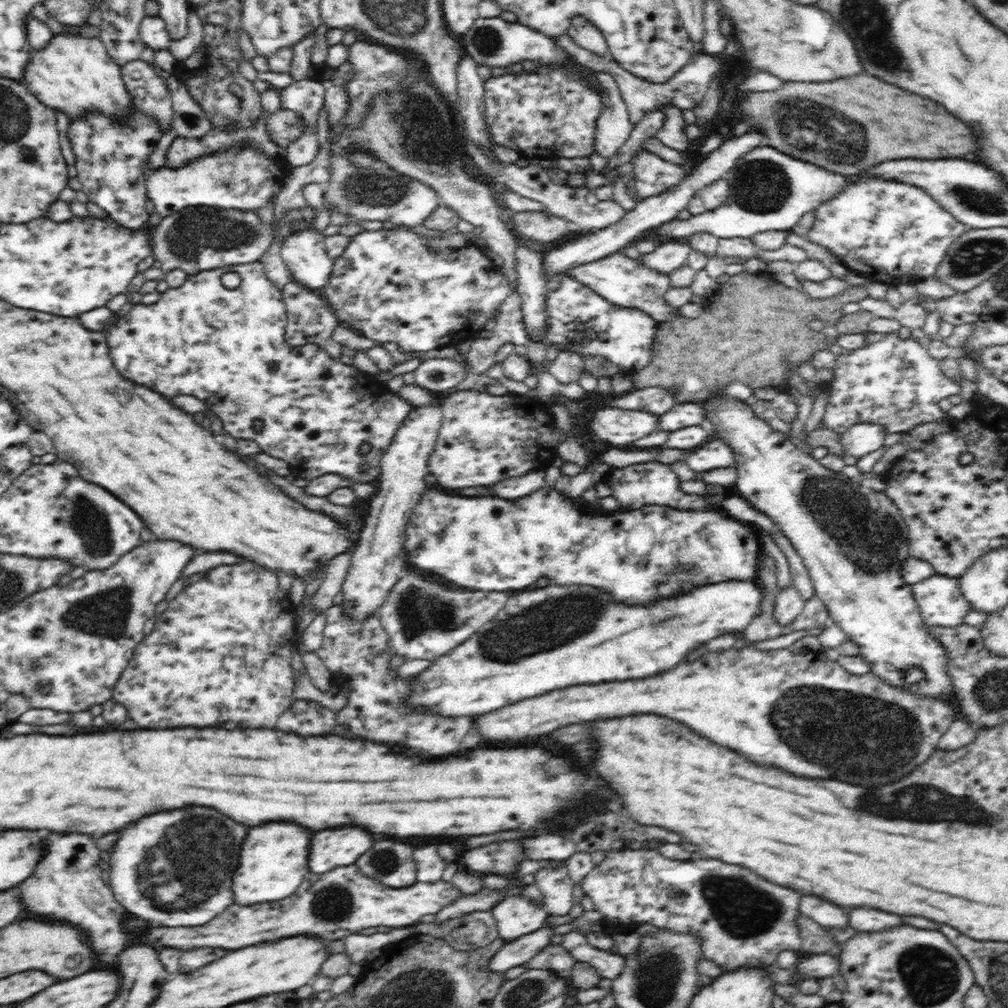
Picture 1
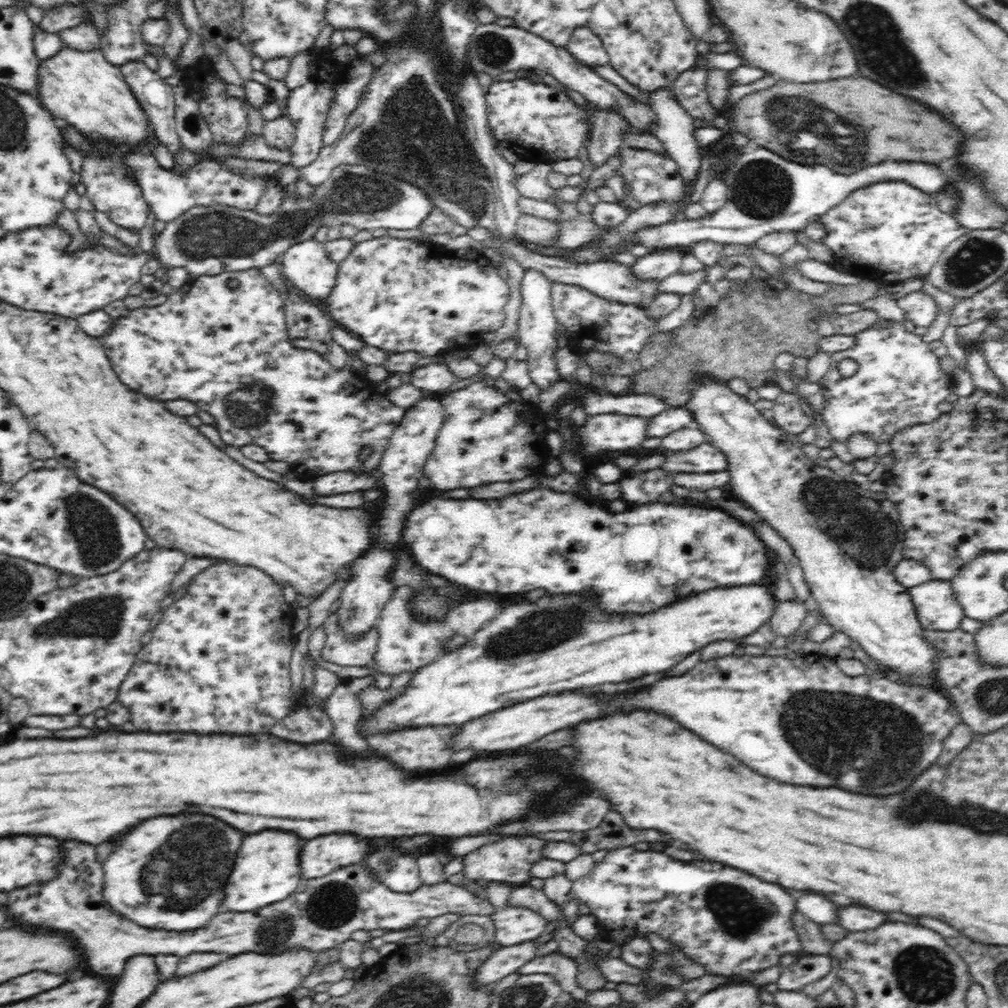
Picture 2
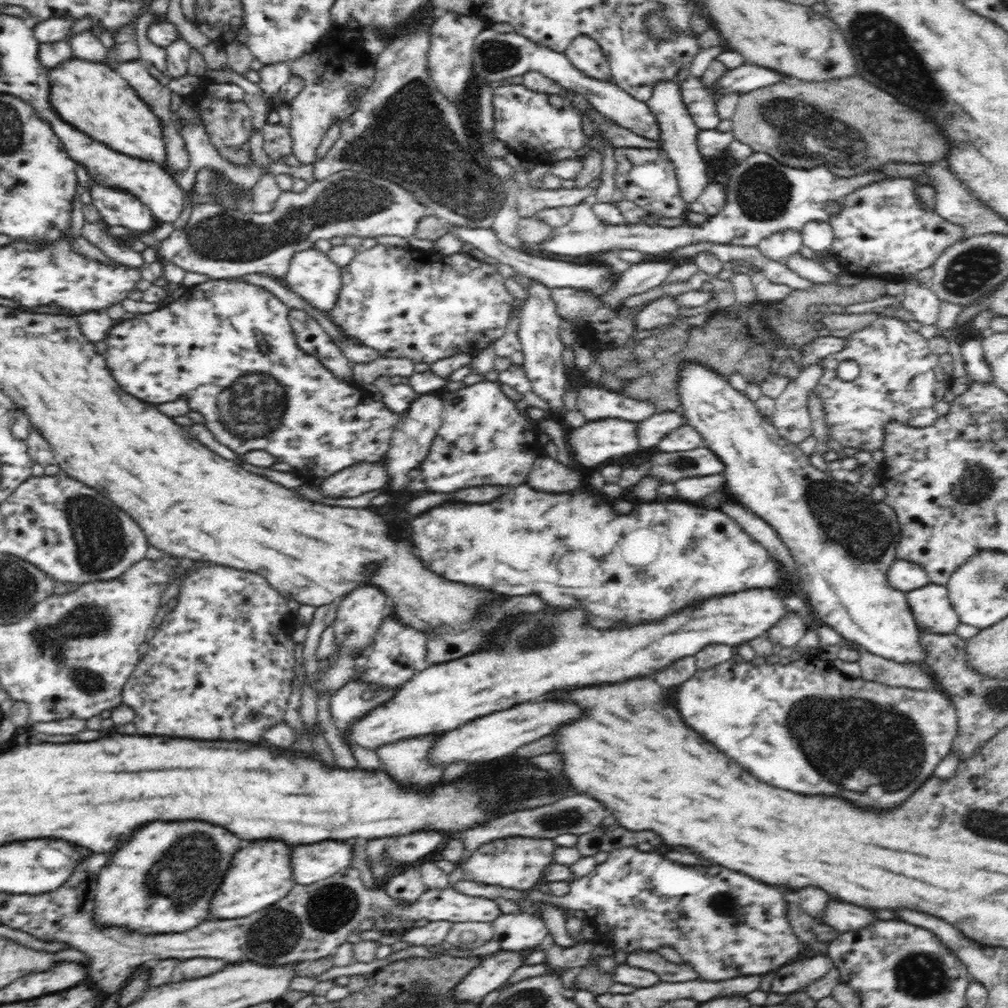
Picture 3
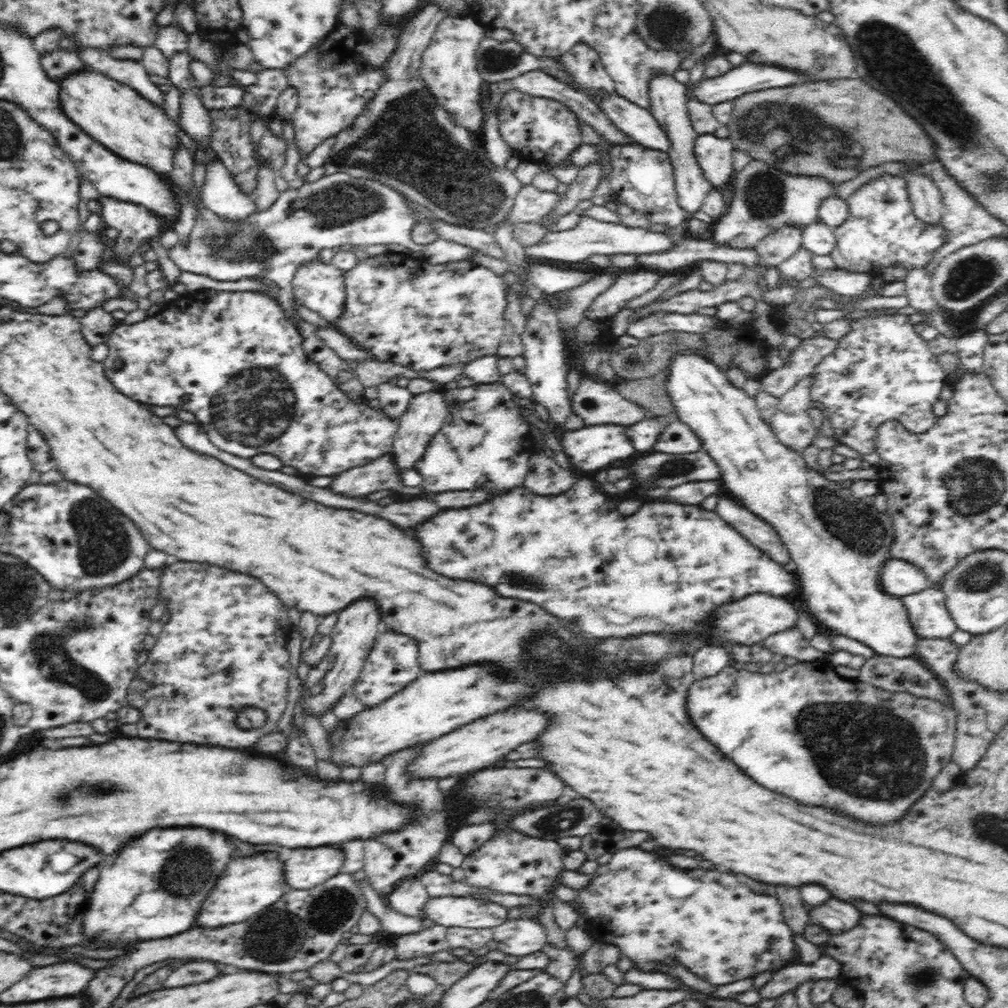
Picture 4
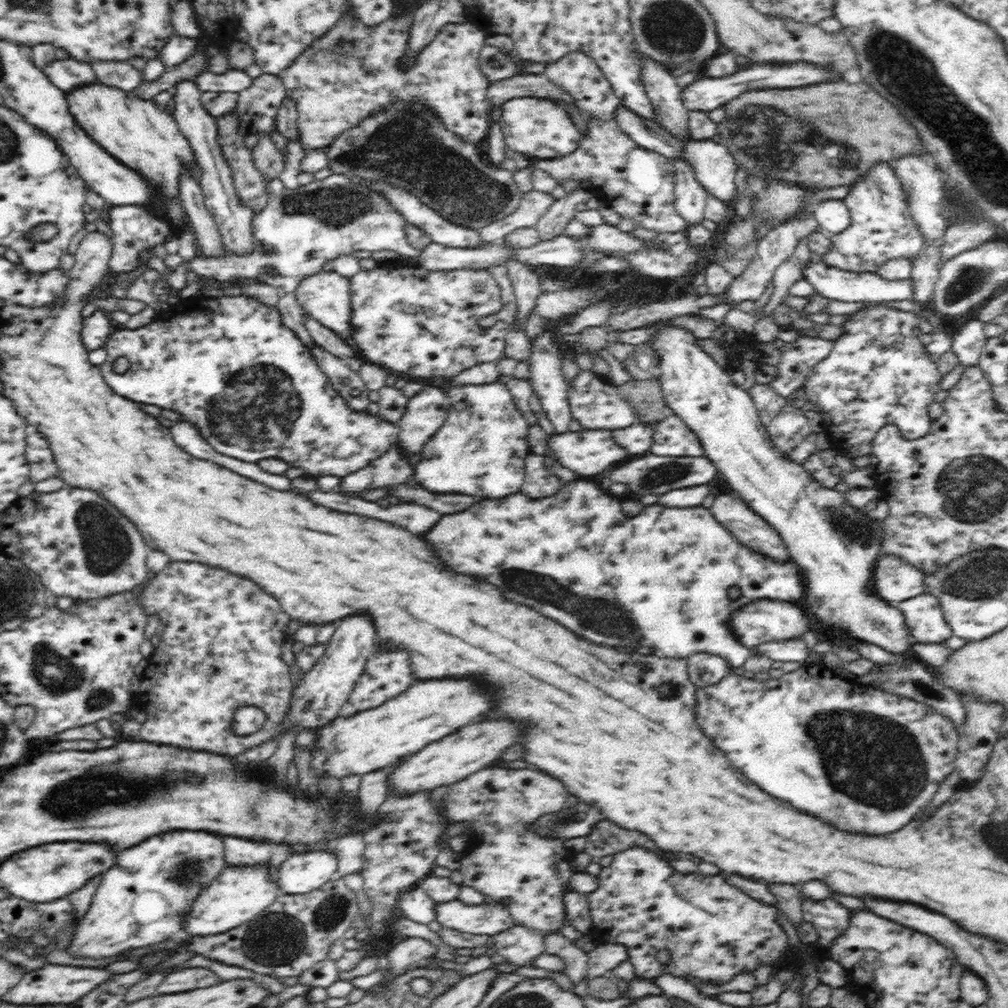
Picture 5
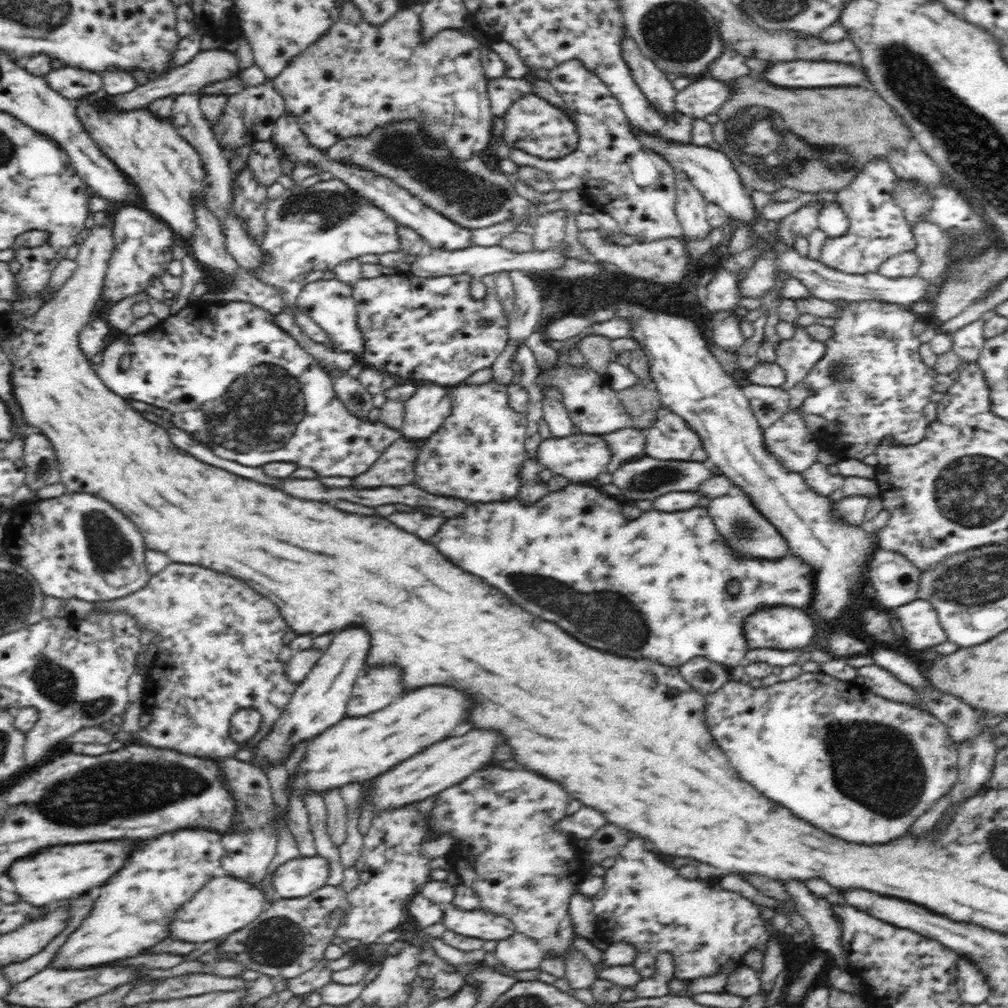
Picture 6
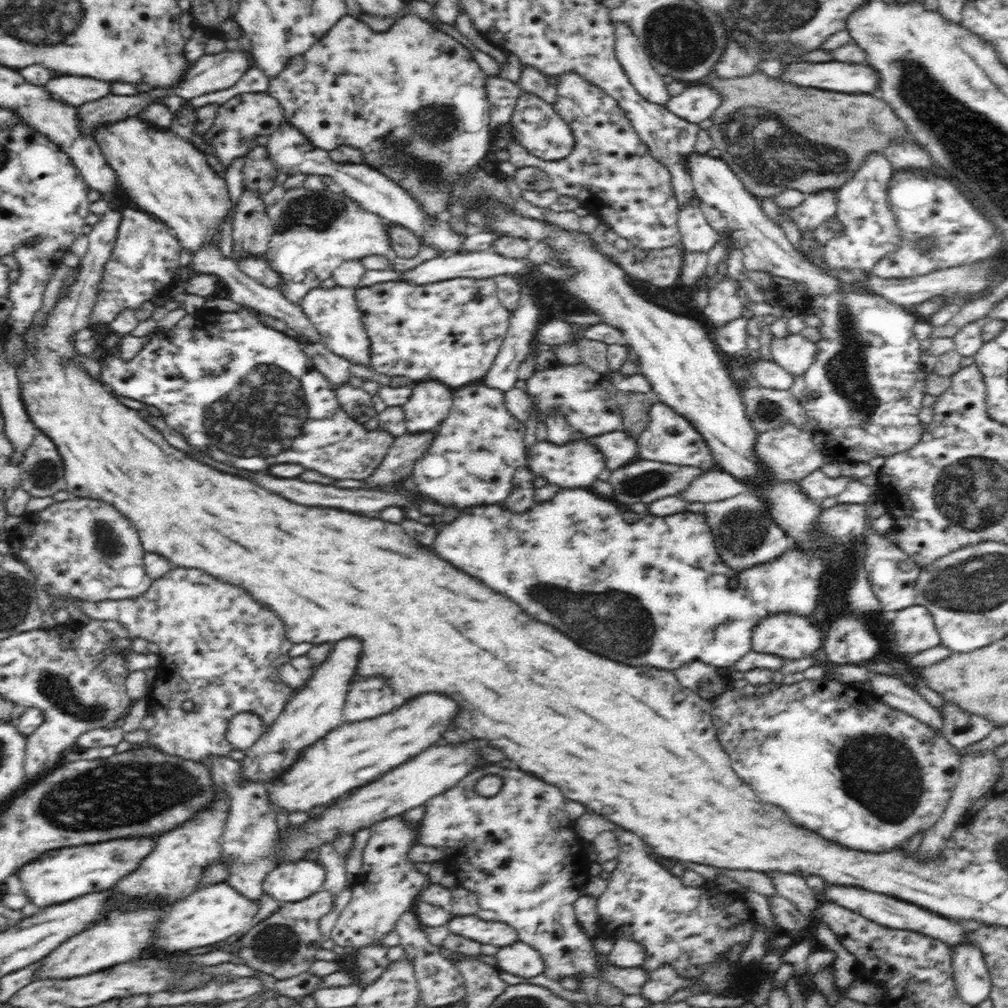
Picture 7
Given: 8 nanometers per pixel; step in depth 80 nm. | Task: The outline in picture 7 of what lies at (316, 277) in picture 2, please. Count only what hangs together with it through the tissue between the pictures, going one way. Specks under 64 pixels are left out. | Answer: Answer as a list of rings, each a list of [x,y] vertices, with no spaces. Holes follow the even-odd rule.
[[[336,285],[334,288],[314,288],[311,292],[299,302],[304,314],[310,319],[310,322],[316,327],[317,332],[320,333],[320,341],[326,345],[328,350],[334,354],[347,358],[352,364],[370,365],[370,338],[362,324],[362,313],[358,308],[355,300],[355,289],[344,288]]]

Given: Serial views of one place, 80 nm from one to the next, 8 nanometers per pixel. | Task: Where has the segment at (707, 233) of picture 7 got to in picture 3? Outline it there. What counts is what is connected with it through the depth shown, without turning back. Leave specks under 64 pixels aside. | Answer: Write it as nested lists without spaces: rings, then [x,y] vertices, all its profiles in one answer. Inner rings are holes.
[[[678,81],[658,82],[654,86],[651,98],[645,103],[656,117],[660,129],[661,149],[666,152],[668,159],[675,168],[682,200],[689,207],[692,202],[699,200],[704,188],[709,184],[704,158],[700,155],[698,146],[698,138],[702,131],[696,126],[692,115],[684,104]]]

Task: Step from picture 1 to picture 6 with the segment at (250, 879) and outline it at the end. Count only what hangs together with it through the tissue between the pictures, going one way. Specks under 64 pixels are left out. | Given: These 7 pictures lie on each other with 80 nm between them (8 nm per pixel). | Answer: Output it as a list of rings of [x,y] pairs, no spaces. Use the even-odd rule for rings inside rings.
[[[221,873],[217,876],[218,878],[206,882],[204,888],[200,892],[195,892],[188,902],[179,906],[175,912],[176,916],[172,917],[172,930],[170,930],[172,940],[210,942],[216,938],[224,938],[250,925],[268,908],[269,903],[260,884],[250,884],[245,880],[238,880]]]

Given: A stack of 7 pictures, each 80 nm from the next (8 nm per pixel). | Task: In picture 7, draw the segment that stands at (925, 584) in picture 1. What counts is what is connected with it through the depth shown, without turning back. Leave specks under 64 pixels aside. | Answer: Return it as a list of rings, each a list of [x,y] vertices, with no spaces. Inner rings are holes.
[[[914,604],[898,610],[888,626],[890,630],[884,651],[887,654],[902,657],[940,645],[940,635],[925,606]]]

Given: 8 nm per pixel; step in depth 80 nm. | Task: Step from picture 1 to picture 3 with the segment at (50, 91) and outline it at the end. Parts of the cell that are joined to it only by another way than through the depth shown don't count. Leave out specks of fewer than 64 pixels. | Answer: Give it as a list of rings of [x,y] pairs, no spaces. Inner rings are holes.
[[[74,56],[48,71],[51,83],[50,105],[63,121],[115,152],[167,168],[162,121],[120,74],[103,62],[88,62]]]

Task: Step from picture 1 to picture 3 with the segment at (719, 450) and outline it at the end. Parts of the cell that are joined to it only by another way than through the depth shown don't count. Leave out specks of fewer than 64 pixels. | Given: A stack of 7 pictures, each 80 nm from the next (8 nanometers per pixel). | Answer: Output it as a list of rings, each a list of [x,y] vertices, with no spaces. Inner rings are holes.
[[[706,447],[686,450],[684,453],[660,452],[650,458],[650,476],[662,482],[676,482],[688,476],[723,474],[722,461]]]

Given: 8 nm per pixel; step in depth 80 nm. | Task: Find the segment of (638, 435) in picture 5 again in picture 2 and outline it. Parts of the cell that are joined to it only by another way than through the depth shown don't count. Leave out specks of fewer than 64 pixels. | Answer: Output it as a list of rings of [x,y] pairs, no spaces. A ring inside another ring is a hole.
[[[674,406],[653,416],[647,424],[646,437],[664,438],[671,432],[695,424],[693,414],[684,406]]]

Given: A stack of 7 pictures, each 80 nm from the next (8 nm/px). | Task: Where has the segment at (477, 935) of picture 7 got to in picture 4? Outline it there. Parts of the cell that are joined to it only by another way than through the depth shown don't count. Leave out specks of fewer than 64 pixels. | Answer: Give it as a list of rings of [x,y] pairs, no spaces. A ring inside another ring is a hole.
[[[440,896],[432,898],[422,908],[424,918],[430,918],[435,924],[450,928],[496,928],[508,920],[508,908],[483,899],[470,896]]]

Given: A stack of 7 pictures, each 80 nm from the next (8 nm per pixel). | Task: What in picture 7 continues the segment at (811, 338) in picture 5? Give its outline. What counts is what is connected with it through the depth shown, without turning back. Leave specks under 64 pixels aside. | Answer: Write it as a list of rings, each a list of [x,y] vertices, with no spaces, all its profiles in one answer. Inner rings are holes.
[[[792,333],[783,338],[774,338],[769,344],[772,360],[790,375],[803,375],[812,364],[817,353],[817,345],[806,340],[800,333]]]

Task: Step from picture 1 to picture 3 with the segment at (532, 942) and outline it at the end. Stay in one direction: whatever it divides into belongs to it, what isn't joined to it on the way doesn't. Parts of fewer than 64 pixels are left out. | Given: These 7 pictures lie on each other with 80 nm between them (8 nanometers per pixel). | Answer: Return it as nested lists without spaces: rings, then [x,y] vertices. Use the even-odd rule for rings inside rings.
[[[498,951],[482,962],[454,988],[456,1003],[479,1003],[486,994],[501,988],[514,971],[523,965],[528,952]]]

